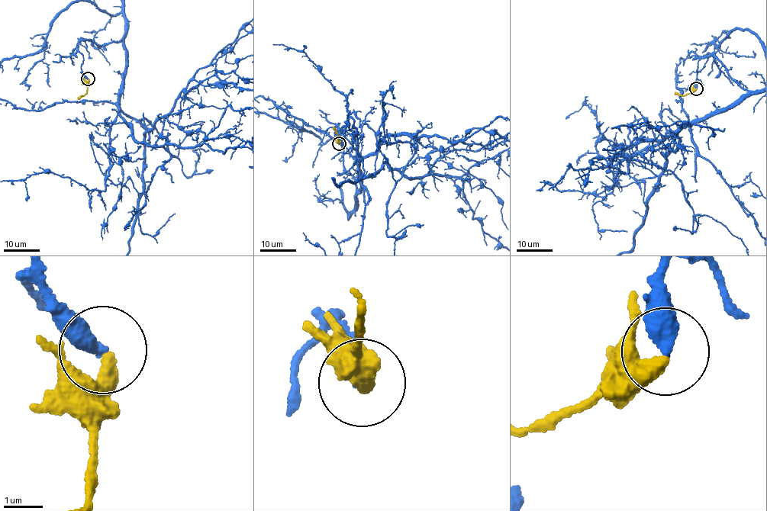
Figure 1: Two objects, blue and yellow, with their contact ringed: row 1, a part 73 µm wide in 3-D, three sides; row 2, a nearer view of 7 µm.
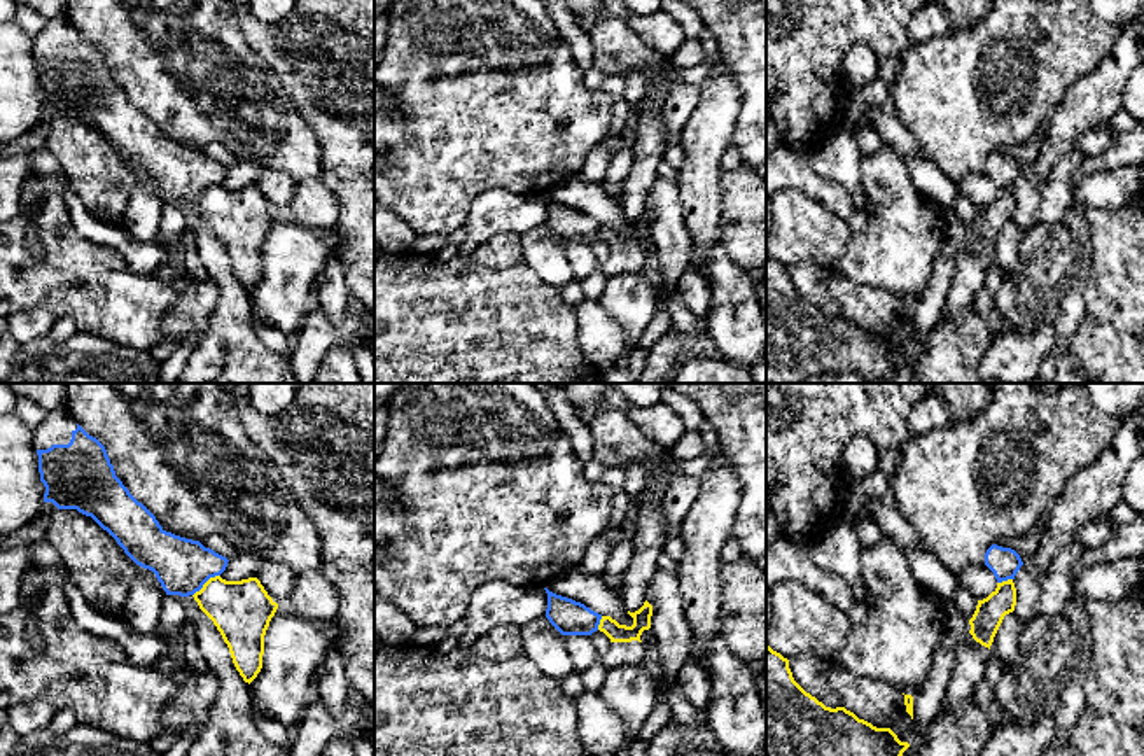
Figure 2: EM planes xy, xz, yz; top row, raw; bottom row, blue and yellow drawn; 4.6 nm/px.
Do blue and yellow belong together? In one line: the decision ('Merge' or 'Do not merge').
Do not merge

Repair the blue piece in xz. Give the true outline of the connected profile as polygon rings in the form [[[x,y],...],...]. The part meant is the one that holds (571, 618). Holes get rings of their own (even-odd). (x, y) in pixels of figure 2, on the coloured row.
[[[544,590],[548,593],[546,618],[562,635],[591,635],[598,630],[602,614],[581,602]]]

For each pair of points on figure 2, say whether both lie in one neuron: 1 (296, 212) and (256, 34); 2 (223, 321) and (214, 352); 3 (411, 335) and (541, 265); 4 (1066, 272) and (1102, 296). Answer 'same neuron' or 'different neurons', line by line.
1: different neurons
2: different neurons
3: different neurons
4: different neurons

